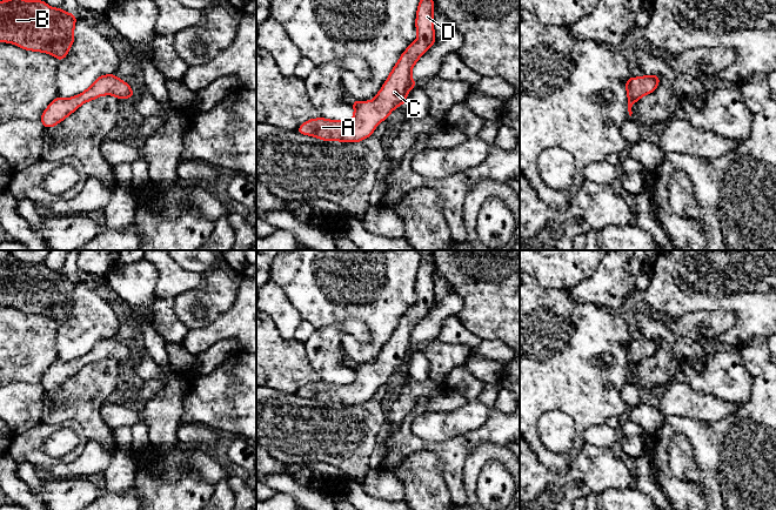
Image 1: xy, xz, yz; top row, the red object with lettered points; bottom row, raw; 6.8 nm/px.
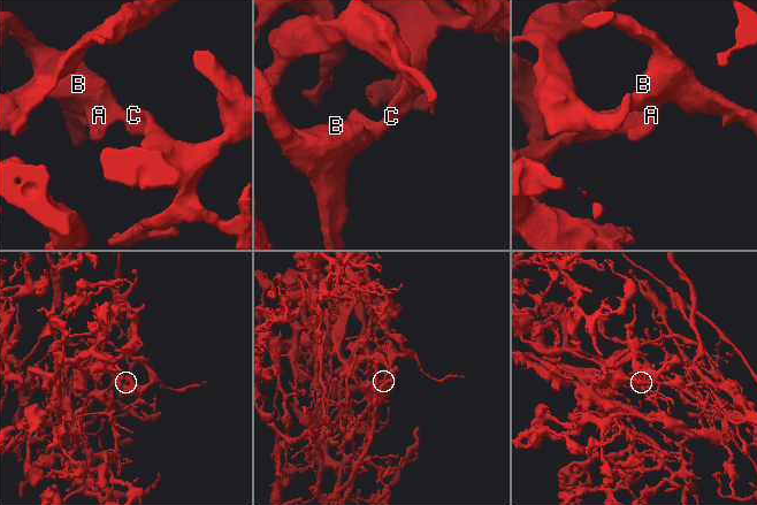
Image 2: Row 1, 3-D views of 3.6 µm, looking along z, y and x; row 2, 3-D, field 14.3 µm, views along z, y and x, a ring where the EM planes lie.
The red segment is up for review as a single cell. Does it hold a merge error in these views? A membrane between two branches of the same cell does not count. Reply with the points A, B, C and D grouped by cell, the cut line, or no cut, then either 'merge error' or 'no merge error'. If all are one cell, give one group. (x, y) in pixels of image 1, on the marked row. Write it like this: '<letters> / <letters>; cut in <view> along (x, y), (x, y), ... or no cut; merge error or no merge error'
A B C D; no cut; no merge error

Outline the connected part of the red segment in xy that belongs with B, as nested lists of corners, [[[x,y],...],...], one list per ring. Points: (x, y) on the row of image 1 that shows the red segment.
[[[44,0],[0,1],[0,42],[14,43],[22,49],[44,52],[63,60],[74,42],[76,15],[62,8],[53,8]]]

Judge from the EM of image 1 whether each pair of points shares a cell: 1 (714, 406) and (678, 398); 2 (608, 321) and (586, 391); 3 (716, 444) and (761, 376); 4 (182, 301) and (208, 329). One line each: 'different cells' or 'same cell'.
1: same cell
2: same cell
3: same cell
4: different cells

